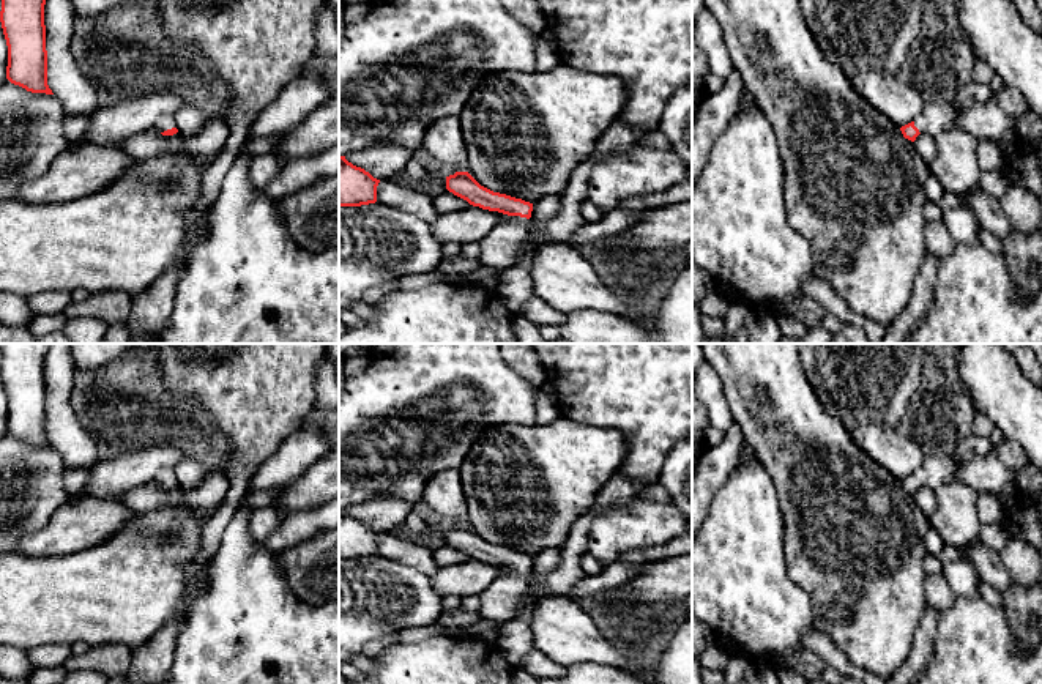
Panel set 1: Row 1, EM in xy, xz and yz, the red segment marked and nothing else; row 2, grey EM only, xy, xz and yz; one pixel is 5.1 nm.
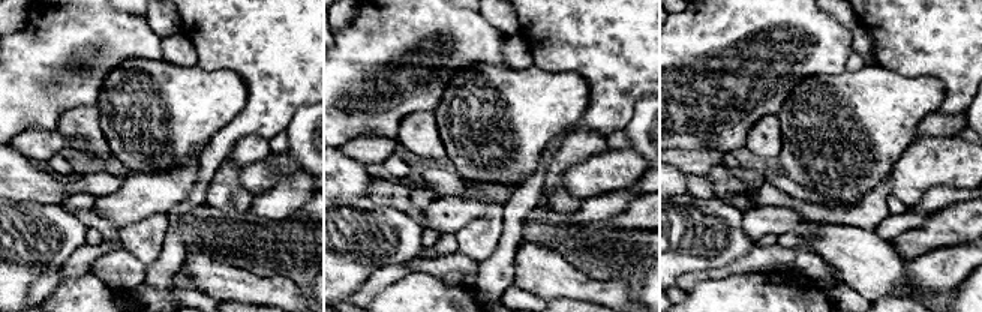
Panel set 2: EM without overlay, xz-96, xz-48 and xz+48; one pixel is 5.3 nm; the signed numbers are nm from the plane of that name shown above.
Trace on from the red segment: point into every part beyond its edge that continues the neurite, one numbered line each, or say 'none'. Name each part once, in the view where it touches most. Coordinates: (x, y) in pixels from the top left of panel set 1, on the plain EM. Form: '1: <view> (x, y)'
1: xz (498, 602)

